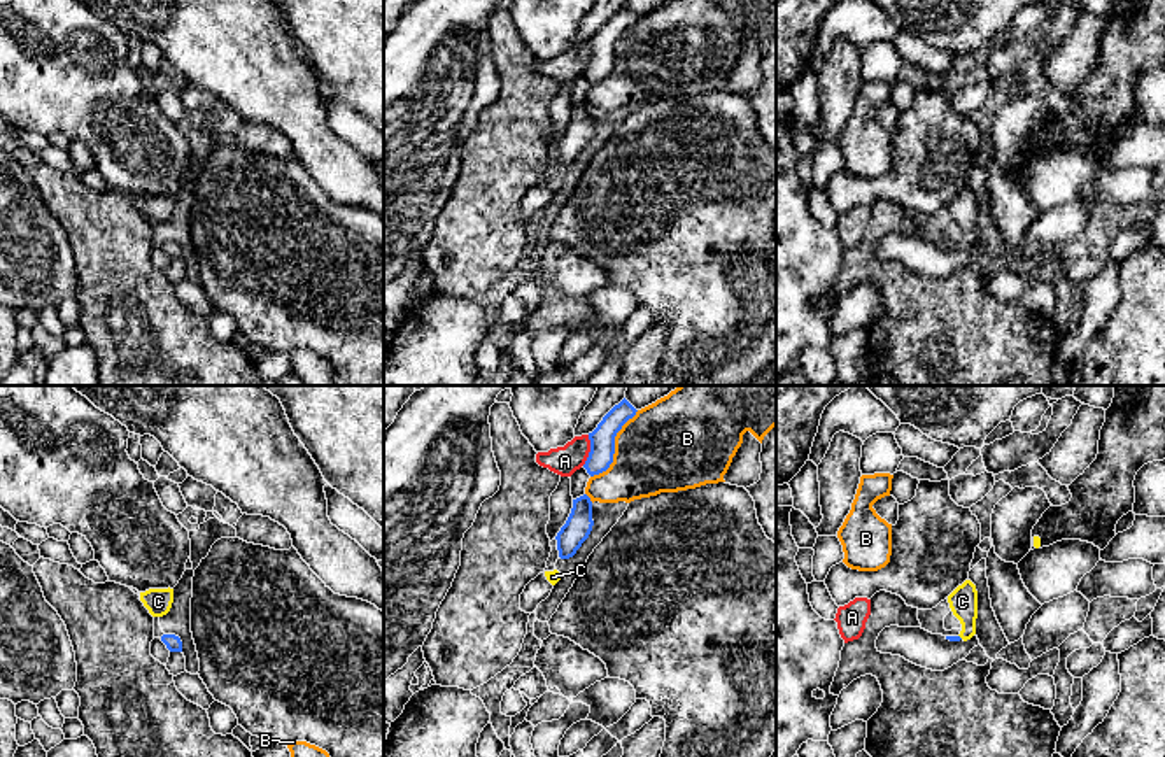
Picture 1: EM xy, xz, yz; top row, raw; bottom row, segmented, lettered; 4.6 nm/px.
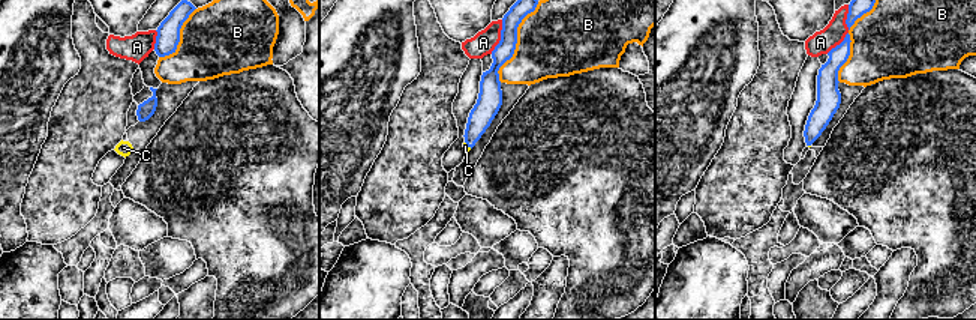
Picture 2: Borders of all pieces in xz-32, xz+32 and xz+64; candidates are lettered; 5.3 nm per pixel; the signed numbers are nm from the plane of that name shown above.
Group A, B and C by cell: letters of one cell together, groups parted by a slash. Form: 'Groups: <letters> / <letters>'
Groups: A / B / C

